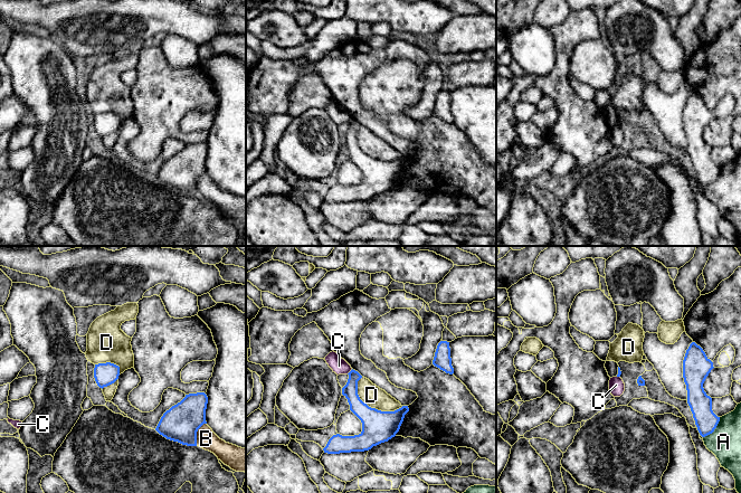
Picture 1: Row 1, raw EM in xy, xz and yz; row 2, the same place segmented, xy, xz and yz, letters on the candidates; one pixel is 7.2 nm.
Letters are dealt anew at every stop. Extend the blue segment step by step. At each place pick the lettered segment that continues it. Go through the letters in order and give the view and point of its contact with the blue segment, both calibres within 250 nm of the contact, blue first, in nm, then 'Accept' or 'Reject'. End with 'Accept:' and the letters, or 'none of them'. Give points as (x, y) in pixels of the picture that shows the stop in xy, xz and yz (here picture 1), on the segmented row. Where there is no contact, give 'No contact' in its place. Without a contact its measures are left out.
A: Touches blue at yz (714, 428). Thickness 160 nm (blue) against 220 nm. Reject
B: Touches blue at xy (196, 434). Thickness 260 nm (blue) against 140 nm. Reject
C: Touches blue at xz (350, 371). Thickness 110 nm (blue) against 120 nm. Reject
D: Touches blue at xz (373, 408). Thickness 220 nm (blue) against 150 nm. Reject
Accept: none of them

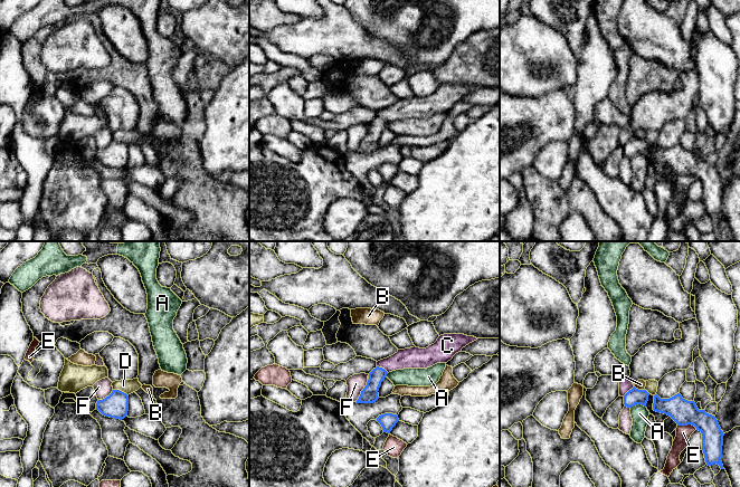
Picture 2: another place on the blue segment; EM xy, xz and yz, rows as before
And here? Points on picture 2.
A: Touches blue at yz (637, 403). Thickness 110 nm (blue) against 130 nm. Reject
B: Touches blue at yz (639, 390). Thickness 110 nm (blue) against 70 nm. Reject
C: Touches blue at xz (381, 368). Thickness 120 nm (blue) against 160 nm. Reject
D: Touches blue at xy (121, 391). Thickness 180 nm (blue) against 100 nm. Reject
E: Touches blue at yz (688, 423). Thickness 180 nm (blue) against 110 nm. Reject
F: Touches blue at xz (361, 391). Thickness 120 nm (blue) against 130 nm. Reject
Accept: none of them

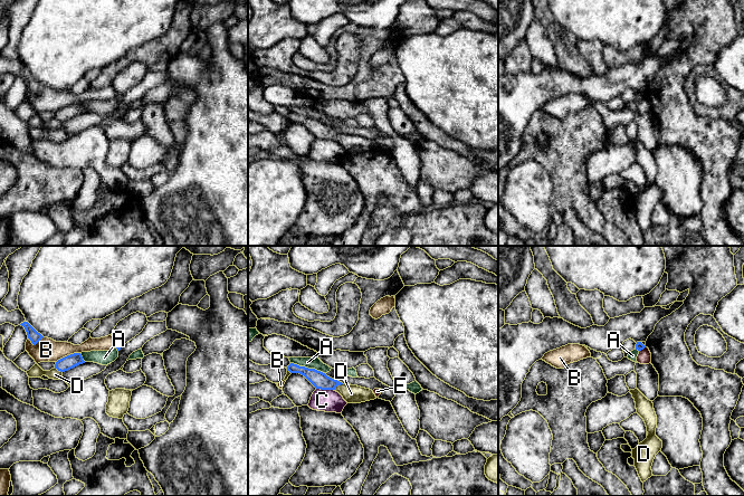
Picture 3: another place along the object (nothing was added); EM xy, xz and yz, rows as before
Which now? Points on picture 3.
A: Touches blue at xz (307, 368). Thickness 120 nm (blue) against 80 nm. Reject
B: Touches blue at xy (67, 355). Thickness 100 nm (blue) against 160 nm. Reject
C: Touches blue at xz (325, 389). Thickness 120 nm (blue) against 160 nm. Reject
D: Touches blue at xz (337, 384). Thickness 120 nm (blue) against 130 nm. Reject
E: Touches blue at yz (641, 349). Thickness 60 nm (blue) against 100 nm. Reject
Accept: none of them

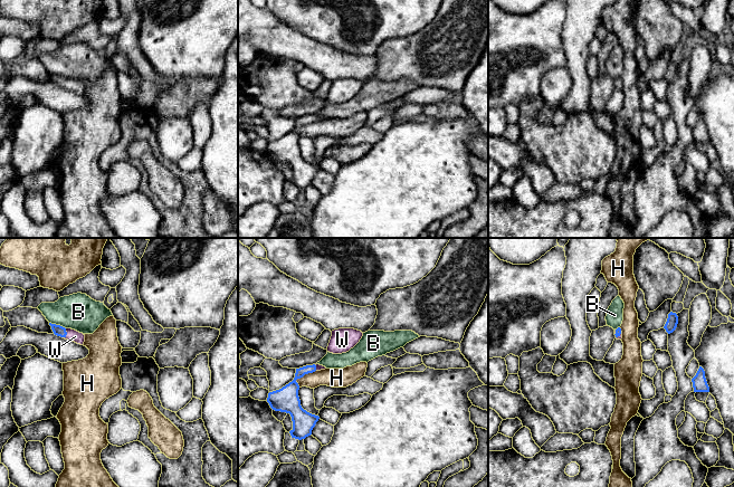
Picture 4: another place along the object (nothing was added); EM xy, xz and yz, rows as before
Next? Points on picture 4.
B: Touches blue at xy (57, 325). Thickness 80 nm (blue) against 260 nm. Reject
H: Touches blue at xz (302, 376). Thickness 180 nm (blue) against 140 nm. Reject
W: Touches blue at xy (66, 333). Thickness 80 nm (blue) against 90 nm. Accept
Accept: W

